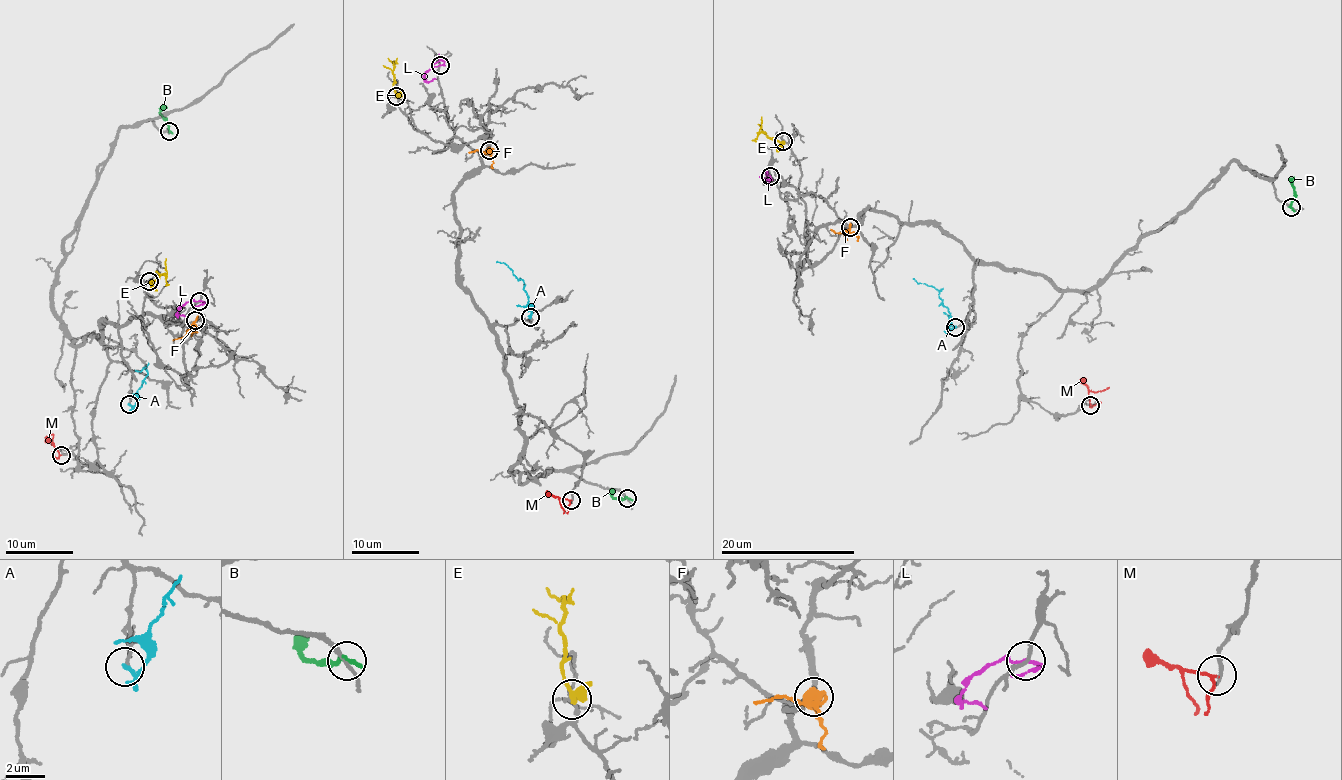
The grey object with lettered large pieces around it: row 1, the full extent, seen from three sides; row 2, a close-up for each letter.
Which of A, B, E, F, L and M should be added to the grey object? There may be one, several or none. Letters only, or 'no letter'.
A, M

